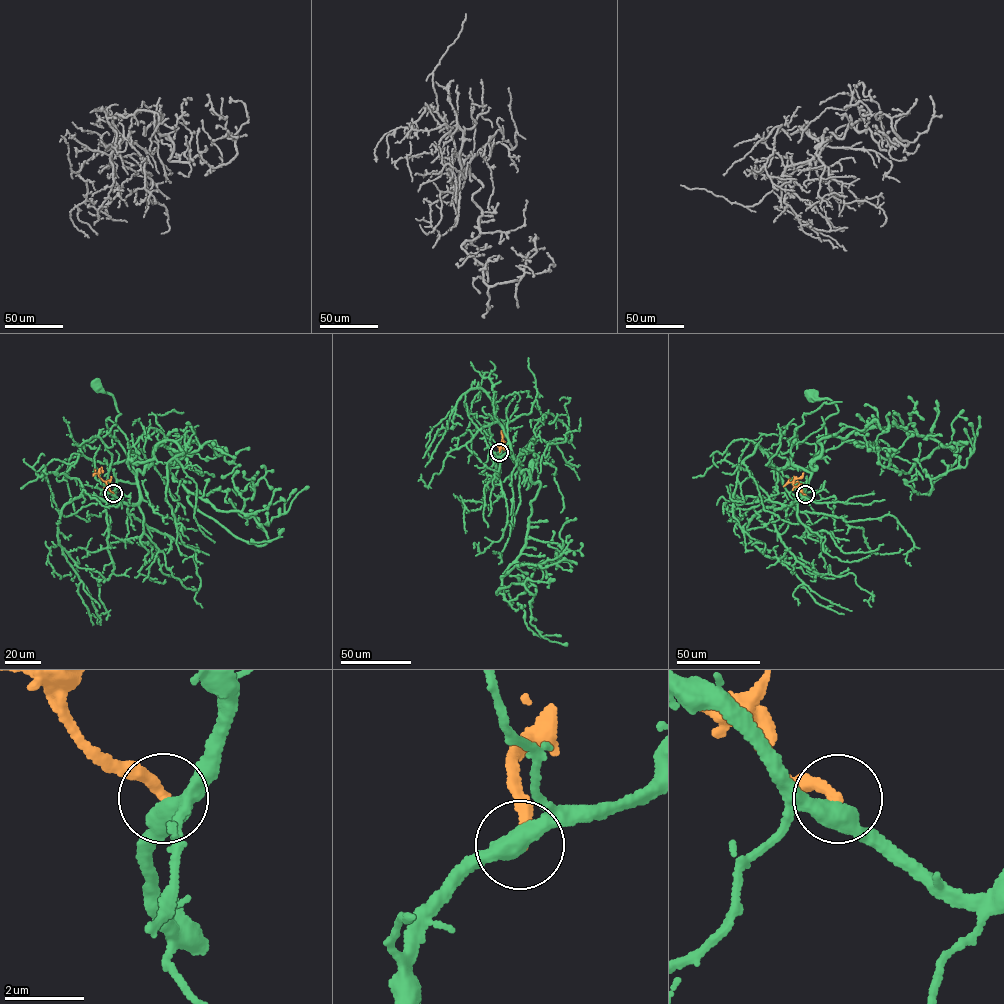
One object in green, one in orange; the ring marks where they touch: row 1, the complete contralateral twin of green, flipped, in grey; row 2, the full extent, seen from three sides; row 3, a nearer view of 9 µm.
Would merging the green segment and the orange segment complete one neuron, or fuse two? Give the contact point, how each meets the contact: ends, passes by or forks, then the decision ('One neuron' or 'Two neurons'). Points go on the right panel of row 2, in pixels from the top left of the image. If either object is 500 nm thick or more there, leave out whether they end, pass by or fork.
Place: (805, 494). At the ring green passes by. At the ring orange ends. Two neurons

